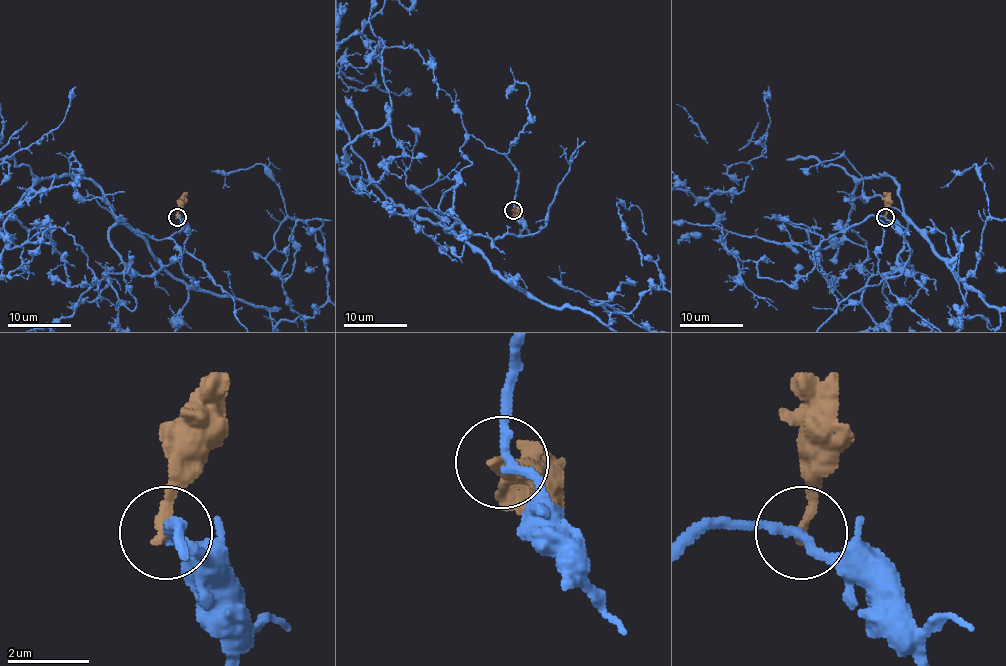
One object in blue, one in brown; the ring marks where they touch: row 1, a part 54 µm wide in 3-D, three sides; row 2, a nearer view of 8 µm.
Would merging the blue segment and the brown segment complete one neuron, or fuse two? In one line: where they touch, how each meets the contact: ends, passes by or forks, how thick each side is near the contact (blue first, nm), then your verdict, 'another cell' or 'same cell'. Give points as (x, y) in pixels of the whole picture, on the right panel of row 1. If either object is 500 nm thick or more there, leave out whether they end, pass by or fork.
(885, 217) | blue passes by | brown ends | 240/240 nm | another cell

